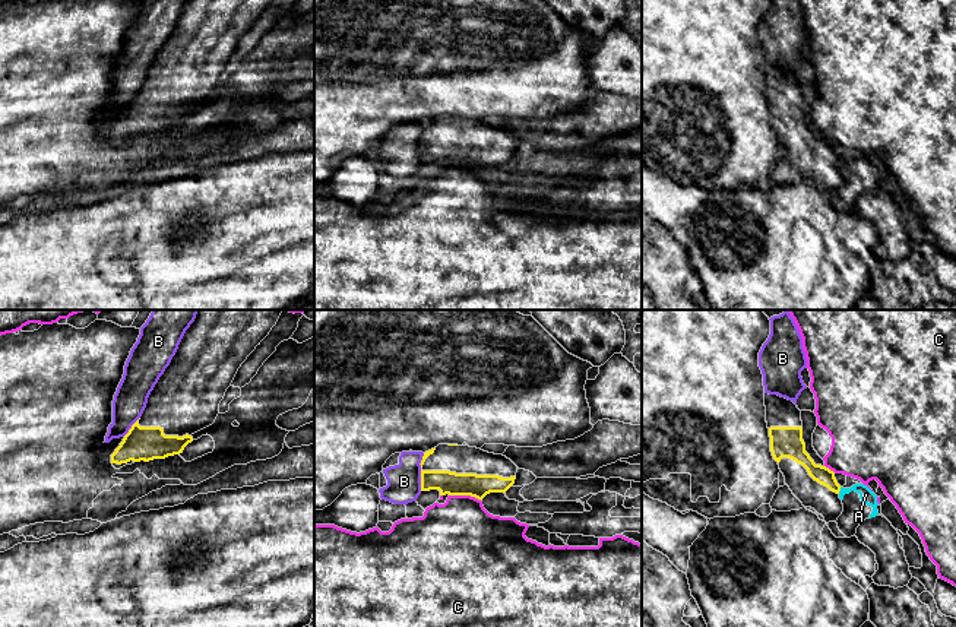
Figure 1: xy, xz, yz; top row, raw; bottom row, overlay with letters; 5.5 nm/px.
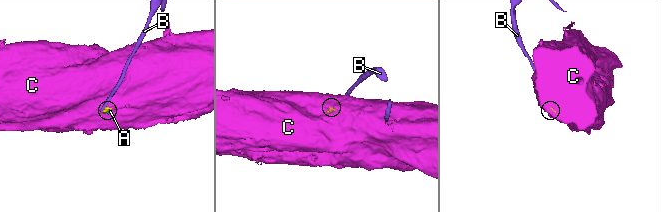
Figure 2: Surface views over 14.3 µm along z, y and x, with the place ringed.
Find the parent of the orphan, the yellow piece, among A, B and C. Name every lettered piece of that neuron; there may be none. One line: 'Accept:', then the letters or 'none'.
Accept: none

